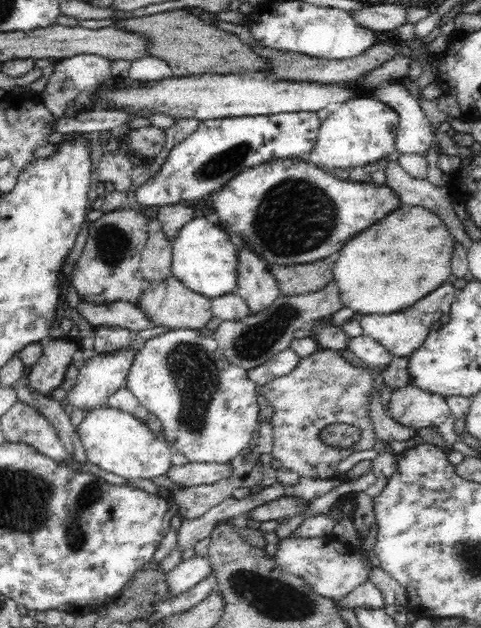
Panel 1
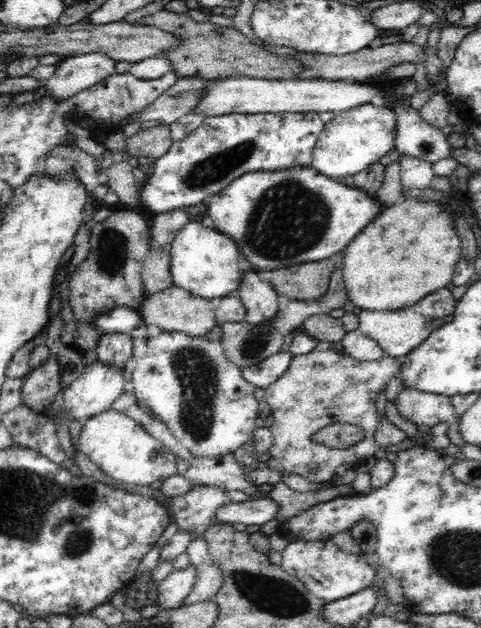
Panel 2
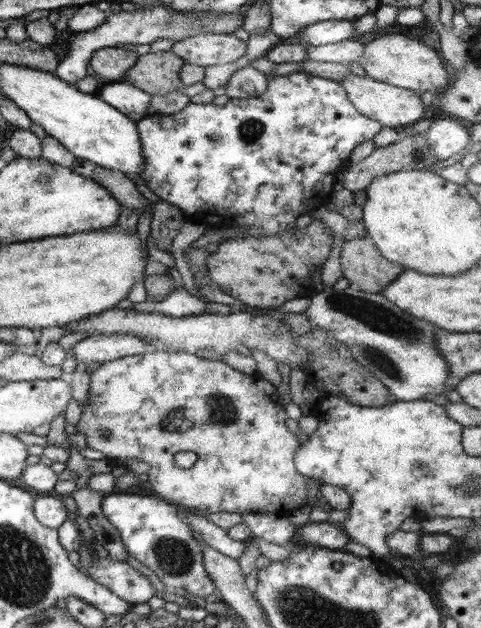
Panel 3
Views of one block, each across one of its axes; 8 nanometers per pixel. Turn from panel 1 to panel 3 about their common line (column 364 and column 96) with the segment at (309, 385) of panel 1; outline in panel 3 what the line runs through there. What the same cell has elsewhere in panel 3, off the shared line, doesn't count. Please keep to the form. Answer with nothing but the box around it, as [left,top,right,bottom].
[76,351,307,515]

